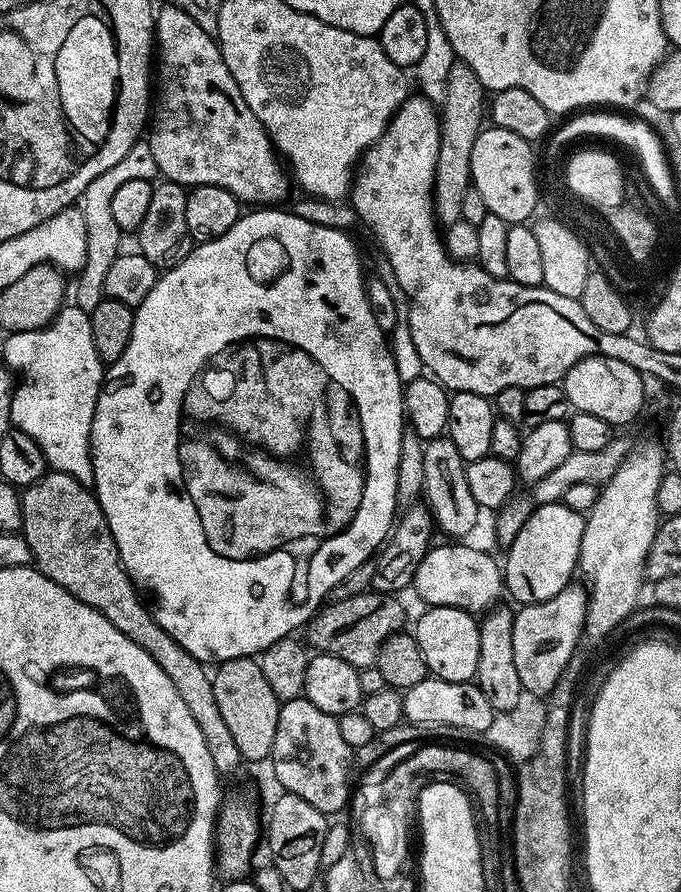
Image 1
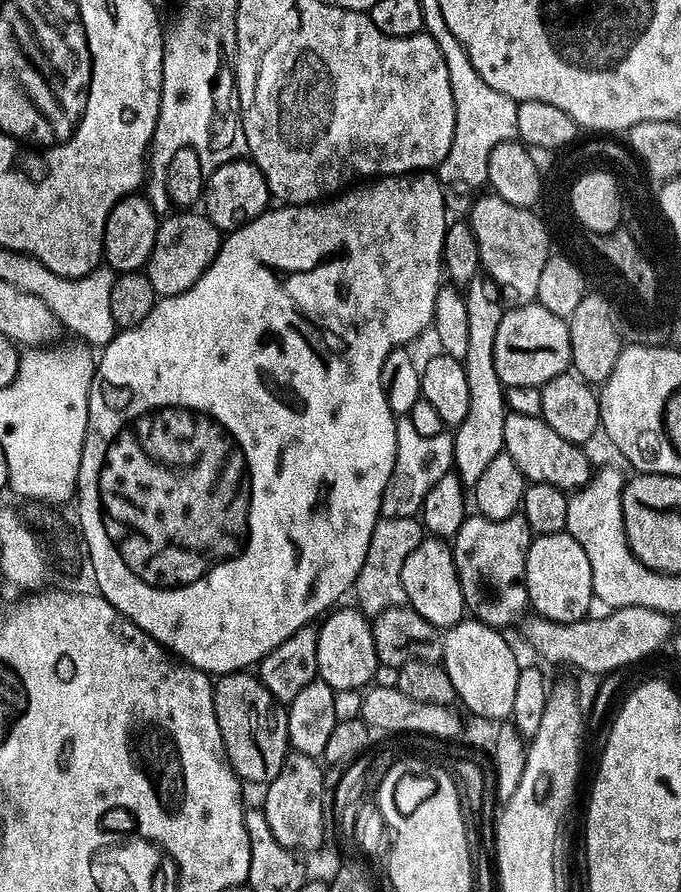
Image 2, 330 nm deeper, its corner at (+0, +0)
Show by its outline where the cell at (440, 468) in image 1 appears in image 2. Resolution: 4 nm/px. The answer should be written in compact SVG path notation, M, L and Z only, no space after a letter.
M424 538L410 551L402 565L402 585L406 590L407 607L413 608L426 622L441 630L453 628L465 619L466 609L462 586L458 582L451 547L440 538Z

